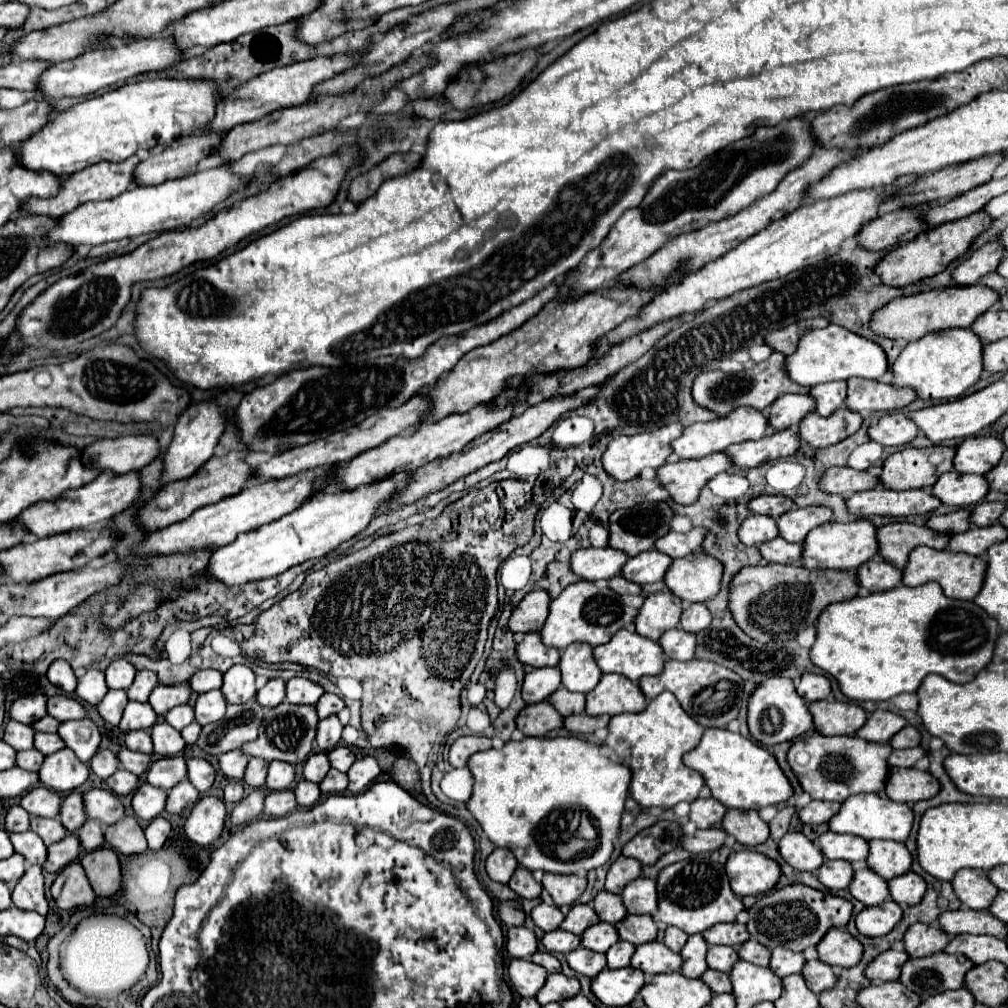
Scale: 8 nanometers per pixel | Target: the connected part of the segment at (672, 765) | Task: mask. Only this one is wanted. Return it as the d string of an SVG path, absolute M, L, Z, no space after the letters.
M666 691L654 697L640 713L614 715L608 725L606 743L632 769L632 797L644 807L674 807L680 801L694 801L704 787L702 775L684 765L682 755L692 751L702 739L702 725L698 725L680 705L678 699Z

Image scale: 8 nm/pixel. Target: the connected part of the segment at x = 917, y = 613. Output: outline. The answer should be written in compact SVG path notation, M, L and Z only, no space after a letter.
M930 581L930 585L920 585L918 589L904 589L904 585L898 585L896 589L888 589L888 591L882 591L882 593L868 593L864 597L854 597L854 599L848 599L848 601L830 603L822 611L822 615L818 617L818 637L816 637L816 643L810 649L810 659L814 661L814 665L818 665L820 669L824 669L832 677L836 677L842 693L848 699L854 699L854 701L886 701L886 699L892 699L894 695L900 695L900 693L914 693L928 673L938 673L952 683L972 681L992 661L994 645L996 645L998 637L1000 637L998 623L982 607L978 607L974 601L950 601L942 593L942 587L938 583Z

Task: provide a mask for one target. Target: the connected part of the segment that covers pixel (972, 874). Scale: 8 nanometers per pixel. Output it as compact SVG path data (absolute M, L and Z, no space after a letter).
M960 869L952 879L958 899L970 909L988 909L990 901L998 895L998 889L990 885L988 871L984 869Z

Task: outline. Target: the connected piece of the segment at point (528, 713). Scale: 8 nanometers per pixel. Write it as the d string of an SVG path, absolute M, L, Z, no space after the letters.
M548 701L526 705L516 719L518 729L522 729L524 735L530 737L542 737L548 731L558 729L562 727L562 721L564 721L562 715L554 707L550 707Z

